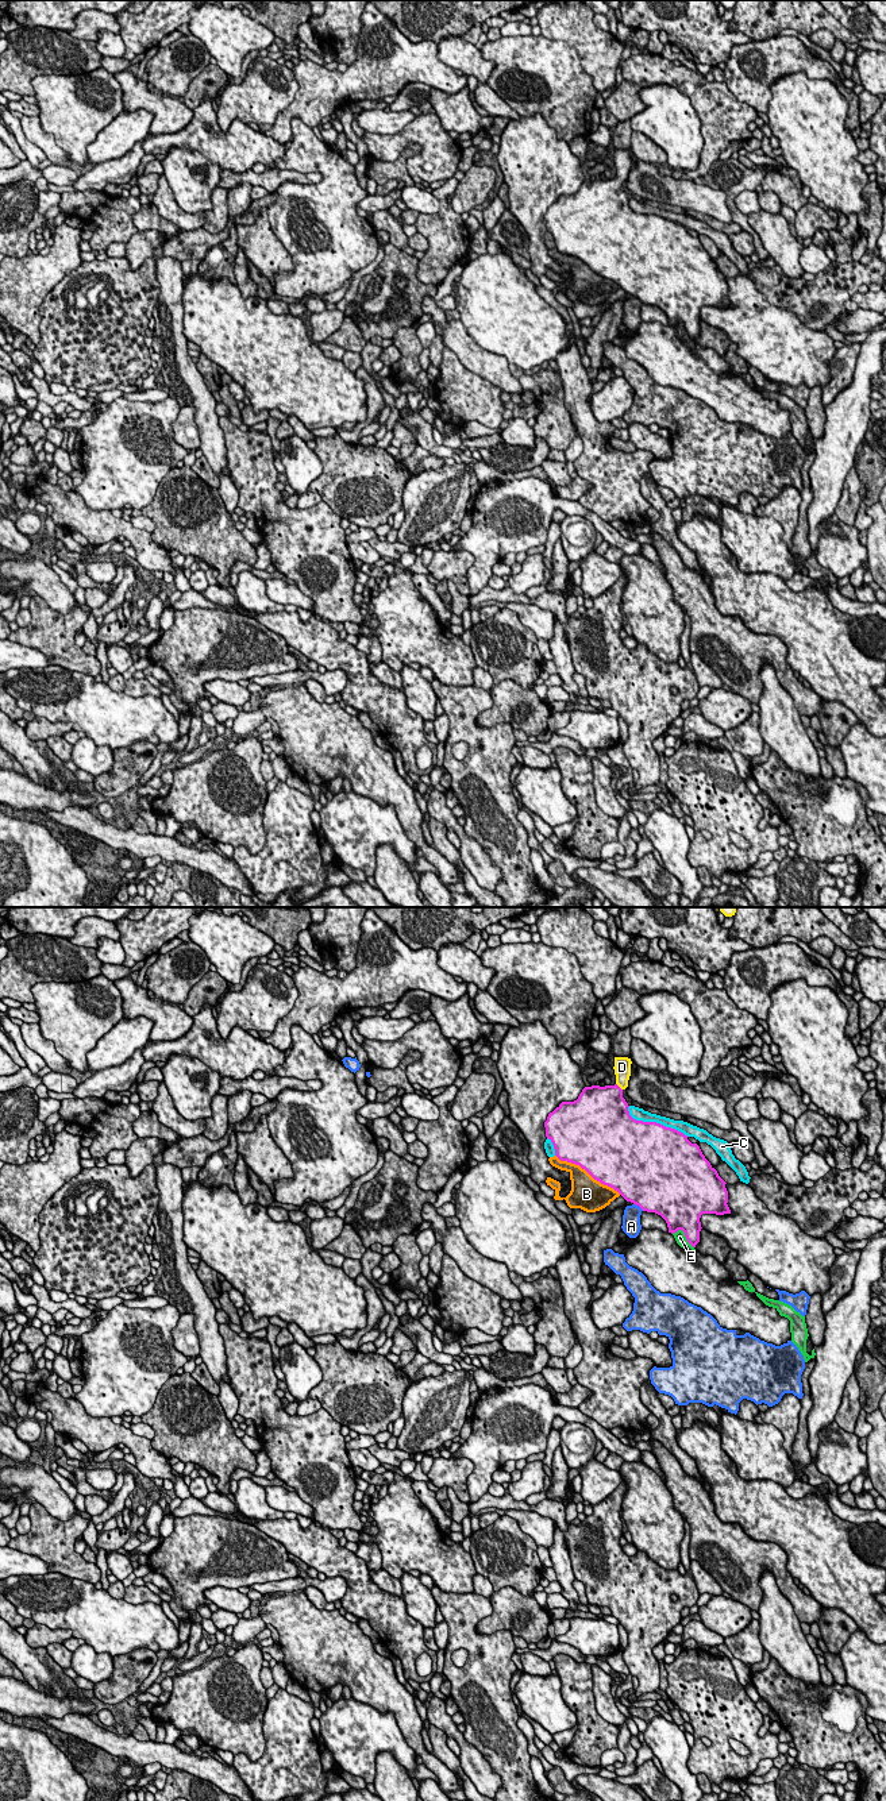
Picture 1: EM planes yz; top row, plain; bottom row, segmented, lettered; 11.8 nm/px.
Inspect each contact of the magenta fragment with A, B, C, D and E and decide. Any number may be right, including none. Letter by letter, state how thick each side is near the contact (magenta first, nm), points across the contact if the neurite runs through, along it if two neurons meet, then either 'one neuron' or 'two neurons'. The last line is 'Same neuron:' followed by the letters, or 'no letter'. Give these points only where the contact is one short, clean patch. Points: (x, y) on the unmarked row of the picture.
A: 500 nm thick on the magenta side, 220 nm on the other; two neurons
B: 500 nm thick on the magenta side, 380 nm on the other; two neurons
C: 500 nm thick on the magenta side, 160 nm on the other; two neurons
D: 420 nm thick on the magenta side, 190 nm on the other; runs through yz (605, 196), (619, 180), (621, 159); one neuron
E: 360 nm thick on the magenta side, 130 nm on the other; two neurons
Same neuron: D

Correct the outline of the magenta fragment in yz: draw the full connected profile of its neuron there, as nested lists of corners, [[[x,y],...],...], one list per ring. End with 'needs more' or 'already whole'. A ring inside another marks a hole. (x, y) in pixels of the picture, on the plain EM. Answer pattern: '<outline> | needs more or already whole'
[[[615,150],[615,178],[585,180],[574,194],[562,194],[544,215],[546,230],[561,254],[579,258],[594,273],[617,284],[643,304],[660,308],[669,325],[685,325],[696,340],[700,335],[702,306],[731,306],[725,274],[683,225],[656,215],[636,213],[629,208],[623,184],[631,169],[631,151]]] | needs more

